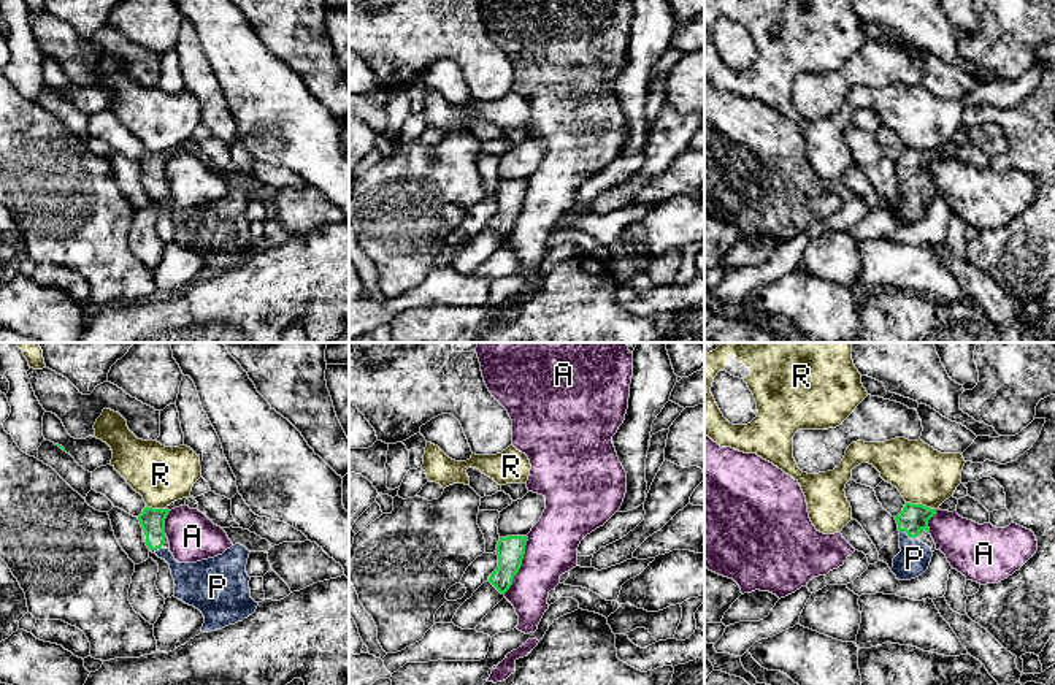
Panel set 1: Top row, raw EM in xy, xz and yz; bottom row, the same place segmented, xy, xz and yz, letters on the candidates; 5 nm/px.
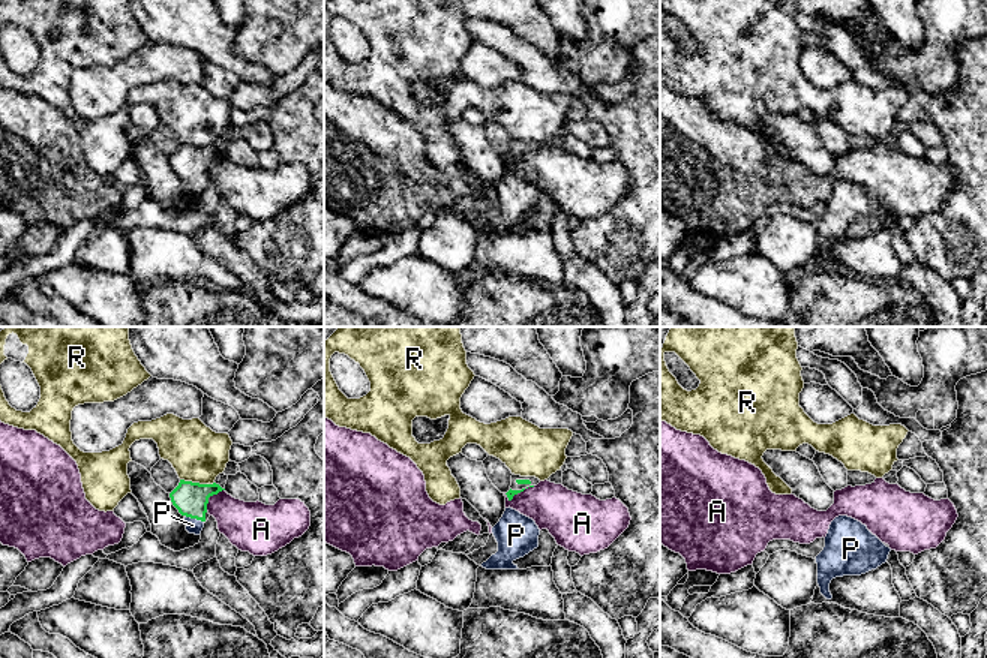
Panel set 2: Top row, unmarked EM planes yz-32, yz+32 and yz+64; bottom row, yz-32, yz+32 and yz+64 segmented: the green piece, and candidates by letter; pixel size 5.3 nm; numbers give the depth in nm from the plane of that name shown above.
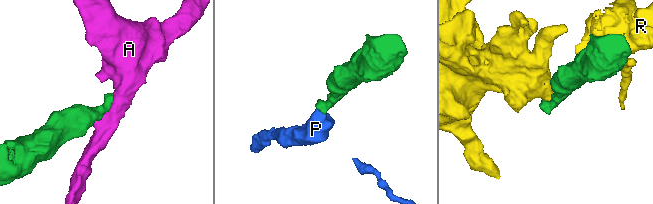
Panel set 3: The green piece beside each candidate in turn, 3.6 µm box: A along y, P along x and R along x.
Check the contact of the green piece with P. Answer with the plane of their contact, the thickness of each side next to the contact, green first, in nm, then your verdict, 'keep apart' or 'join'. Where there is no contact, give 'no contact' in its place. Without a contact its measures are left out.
contact in yz; calibres 150 and 160 nm; join

